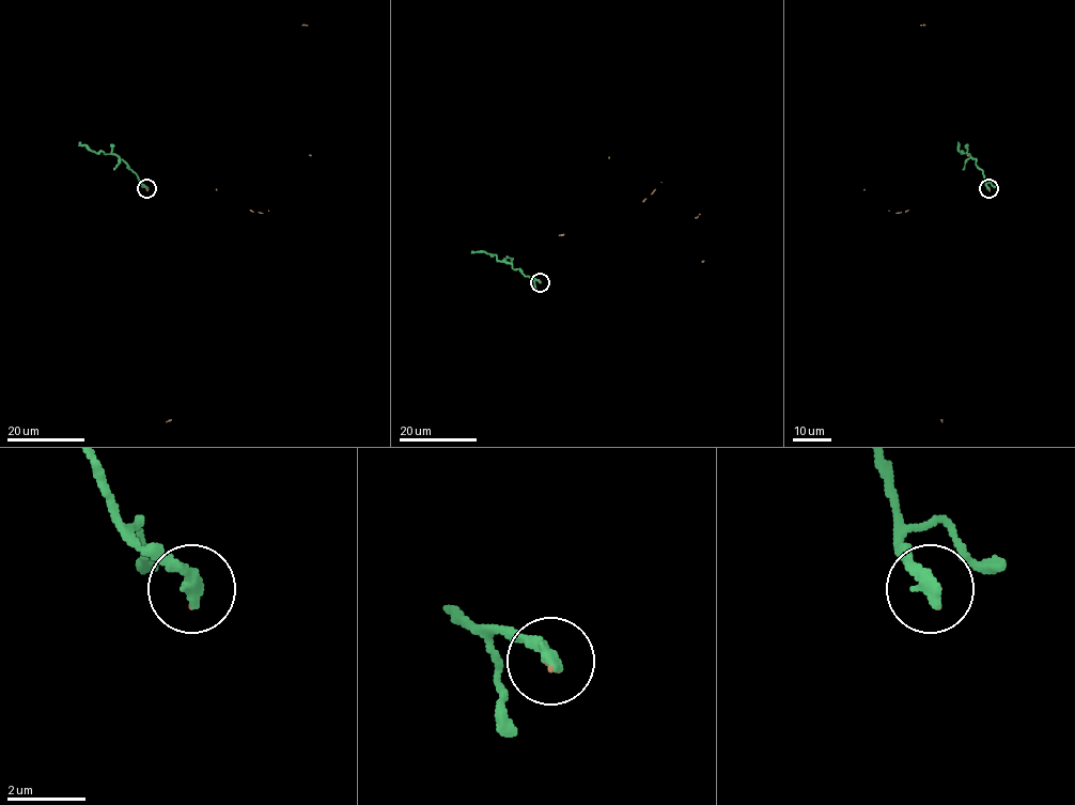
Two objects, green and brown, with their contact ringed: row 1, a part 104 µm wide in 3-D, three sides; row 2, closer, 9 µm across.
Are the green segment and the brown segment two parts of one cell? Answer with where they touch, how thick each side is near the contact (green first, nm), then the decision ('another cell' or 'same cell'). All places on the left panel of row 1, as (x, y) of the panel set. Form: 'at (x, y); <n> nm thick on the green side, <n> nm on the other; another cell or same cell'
at (146, 188); 380 nm thick on the green side, 60 nm on the other; another cell

